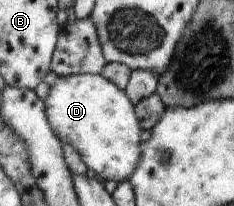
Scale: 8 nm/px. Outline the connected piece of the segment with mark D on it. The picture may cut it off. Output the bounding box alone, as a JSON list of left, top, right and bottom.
[44,74,144,183]

